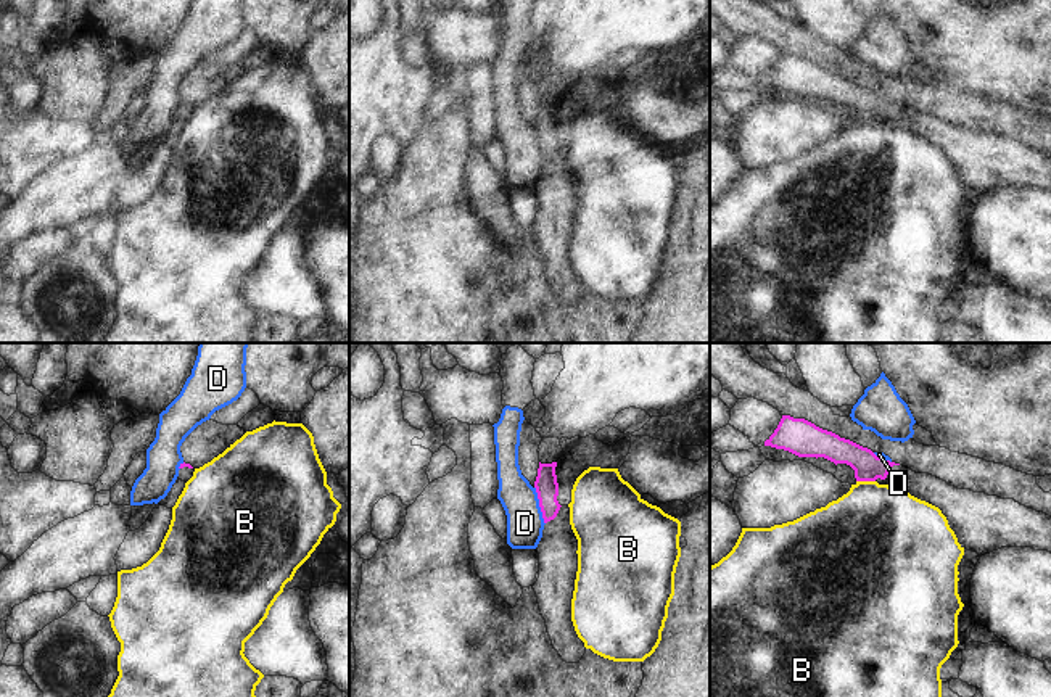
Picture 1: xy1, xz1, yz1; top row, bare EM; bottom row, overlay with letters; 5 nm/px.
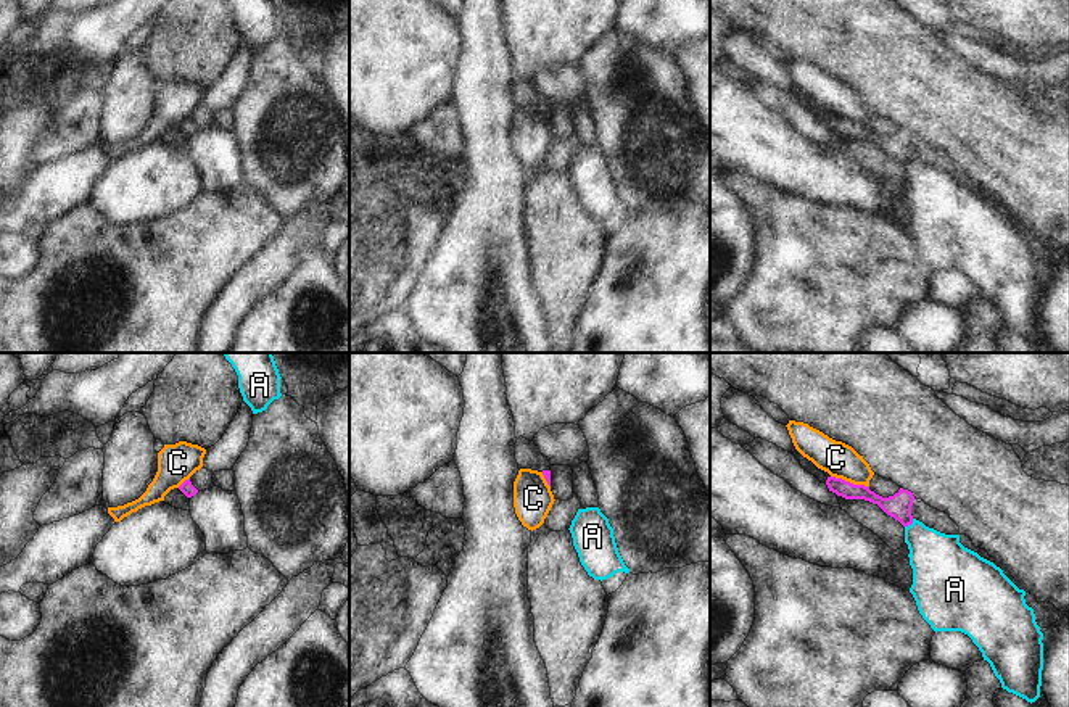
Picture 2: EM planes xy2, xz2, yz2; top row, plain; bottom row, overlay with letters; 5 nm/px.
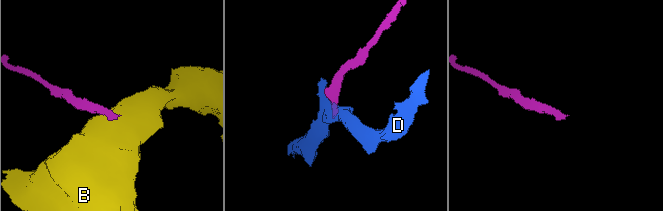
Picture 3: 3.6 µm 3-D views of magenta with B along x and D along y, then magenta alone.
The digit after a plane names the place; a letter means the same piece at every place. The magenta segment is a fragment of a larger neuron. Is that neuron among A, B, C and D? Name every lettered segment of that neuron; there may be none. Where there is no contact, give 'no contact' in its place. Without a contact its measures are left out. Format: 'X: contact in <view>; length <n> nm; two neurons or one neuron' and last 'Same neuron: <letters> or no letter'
A: contact in yz2; length 60 nm; two neurons
B: contact in yz1; length 100 nm; two neurons
C: contact in yz2; length 200 nm; two neurons
D: contact in xz1; length 200 nm; two neurons
Same neuron: no letter

